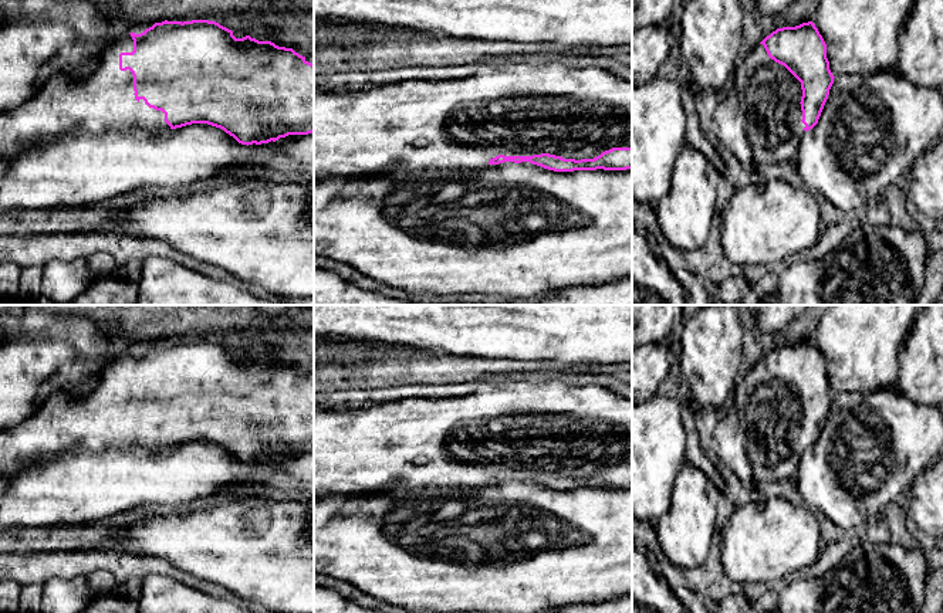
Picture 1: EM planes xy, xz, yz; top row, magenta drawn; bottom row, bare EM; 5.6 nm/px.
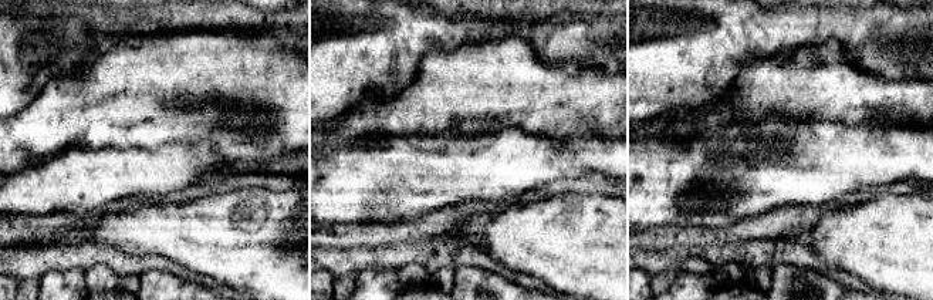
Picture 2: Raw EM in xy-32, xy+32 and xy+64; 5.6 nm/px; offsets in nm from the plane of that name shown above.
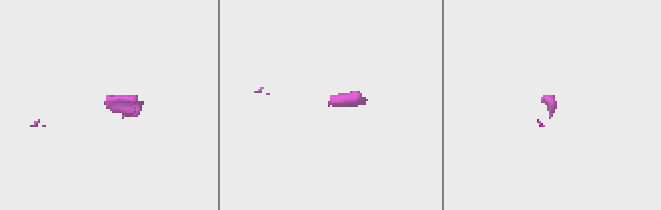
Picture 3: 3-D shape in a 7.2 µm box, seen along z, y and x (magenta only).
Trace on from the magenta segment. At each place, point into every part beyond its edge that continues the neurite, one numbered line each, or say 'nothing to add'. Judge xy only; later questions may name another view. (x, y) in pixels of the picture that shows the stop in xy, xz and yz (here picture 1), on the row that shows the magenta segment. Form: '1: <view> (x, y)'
1: xy (101, 102)

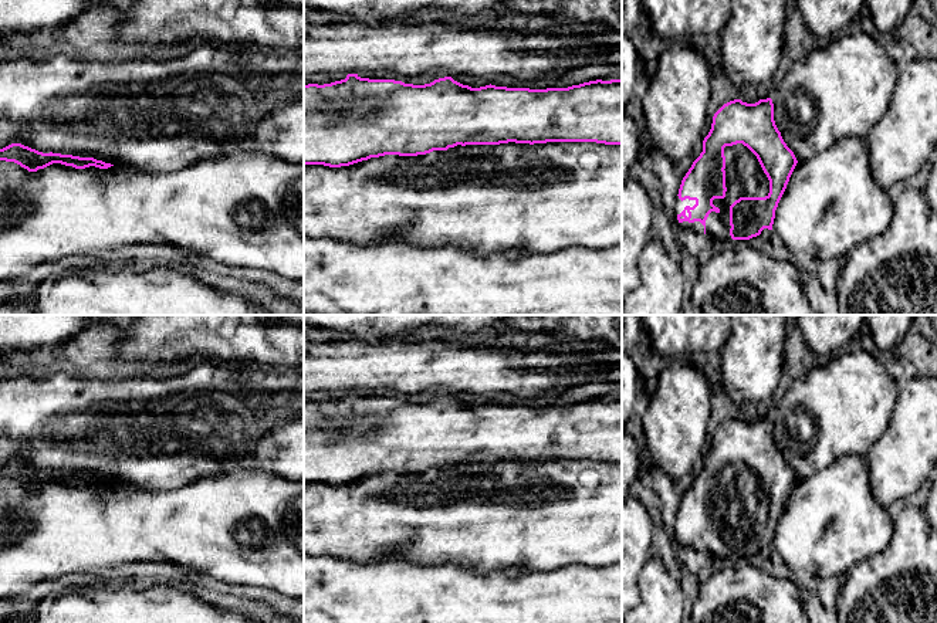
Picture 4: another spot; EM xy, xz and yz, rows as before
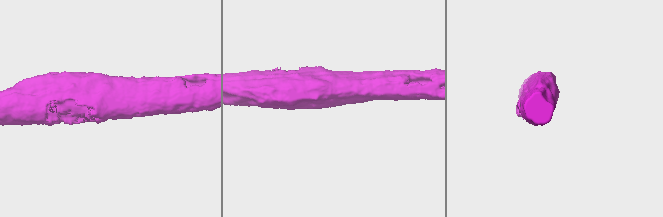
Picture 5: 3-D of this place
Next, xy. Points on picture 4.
nothing to add

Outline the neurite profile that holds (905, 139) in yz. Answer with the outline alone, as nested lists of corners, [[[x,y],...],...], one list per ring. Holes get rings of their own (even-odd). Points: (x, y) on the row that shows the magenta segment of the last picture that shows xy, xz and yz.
[[[937,60],[910,61],[900,68],[889,109],[865,140],[869,146],[872,176],[884,190],[904,183],[936,156]]]

